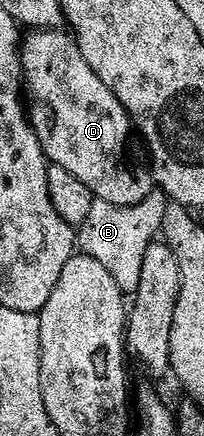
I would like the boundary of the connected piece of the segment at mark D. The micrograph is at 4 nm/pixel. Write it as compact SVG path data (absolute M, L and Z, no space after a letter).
M32 29L23 36L20 45L20 60L24 66L24 91L26 92L26 110L32 121L32 128L36 131L38 141L42 145L44 155L49 164L54 167L66 169L66 173L74 173L74 177L78 177L78 181L82 181L82 185L86 185L86 189L90 189L96 199L108 201L111 205L120 207L136 206L154 190L151 182L144 183L144 179L140 175L135 175L130 168L124 164L124 146L128 143L128 127L130 131L130 120L128 112L118 101L118 97L114 97L114 93L110 89L106 89L106 85L102 81L102 77L98 77L98 73L94 73L94 69L90 69L90 65L86 61L86 57L82 57L82 49L76 43L75 38L67 30L64 29Z

